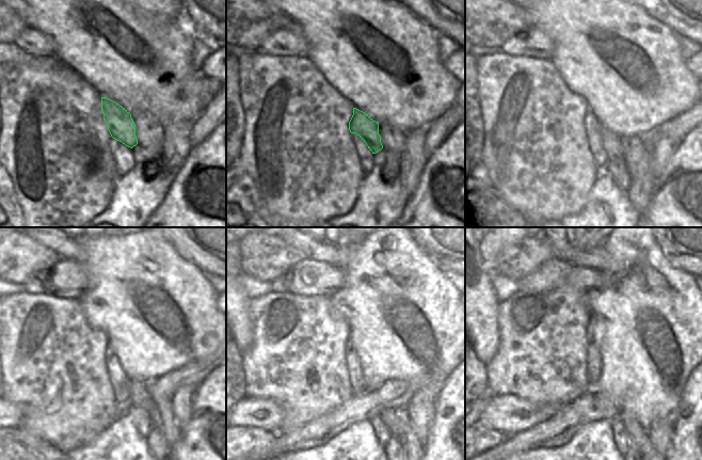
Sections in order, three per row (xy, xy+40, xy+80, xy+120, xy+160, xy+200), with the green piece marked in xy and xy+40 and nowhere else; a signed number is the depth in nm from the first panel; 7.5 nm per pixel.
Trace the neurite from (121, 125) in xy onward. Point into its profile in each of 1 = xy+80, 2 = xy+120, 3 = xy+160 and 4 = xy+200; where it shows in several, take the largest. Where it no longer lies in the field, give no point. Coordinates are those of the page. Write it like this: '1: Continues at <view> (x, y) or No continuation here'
1: Continues at xy+80 (611, 144)
2: Continues at xy+120 (139, 394)
3: Continues at xy+160 (388, 416)
4: Continues at xy+200 (639, 440)

